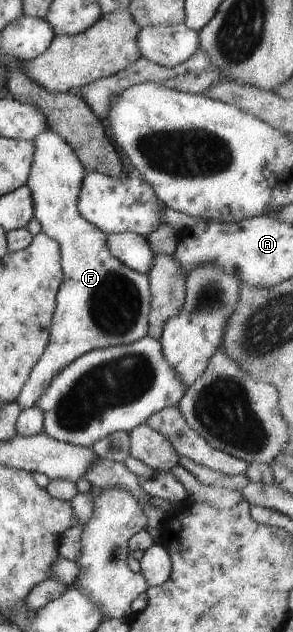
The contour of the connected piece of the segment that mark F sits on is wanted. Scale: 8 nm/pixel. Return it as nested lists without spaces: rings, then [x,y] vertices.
[[[49,128],[43,133],[39,133],[37,137],[33,137],[31,143],[35,145],[35,151],[33,151],[33,163],[31,163],[27,187],[32,193],[34,217],[41,223],[42,231],[57,241],[57,245],[61,249],[61,265],[64,276],[57,292],[47,349],[45,349],[43,357],[37,361],[37,365],[33,367],[33,371],[31,371],[27,383],[23,385],[21,395],[16,401],[21,410],[33,408],[33,405],[39,401],[39,395],[43,395],[43,391],[51,383],[51,379],[63,367],[81,355],[98,349],[121,347],[141,341],[147,336],[151,307],[151,287],[149,287],[147,275],[133,271],[116,257],[113,257],[111,250],[107,247],[107,234],[79,215],[77,199],[79,199],[81,183],[83,183],[83,177],[86,173],[75,150],[65,139]]]

